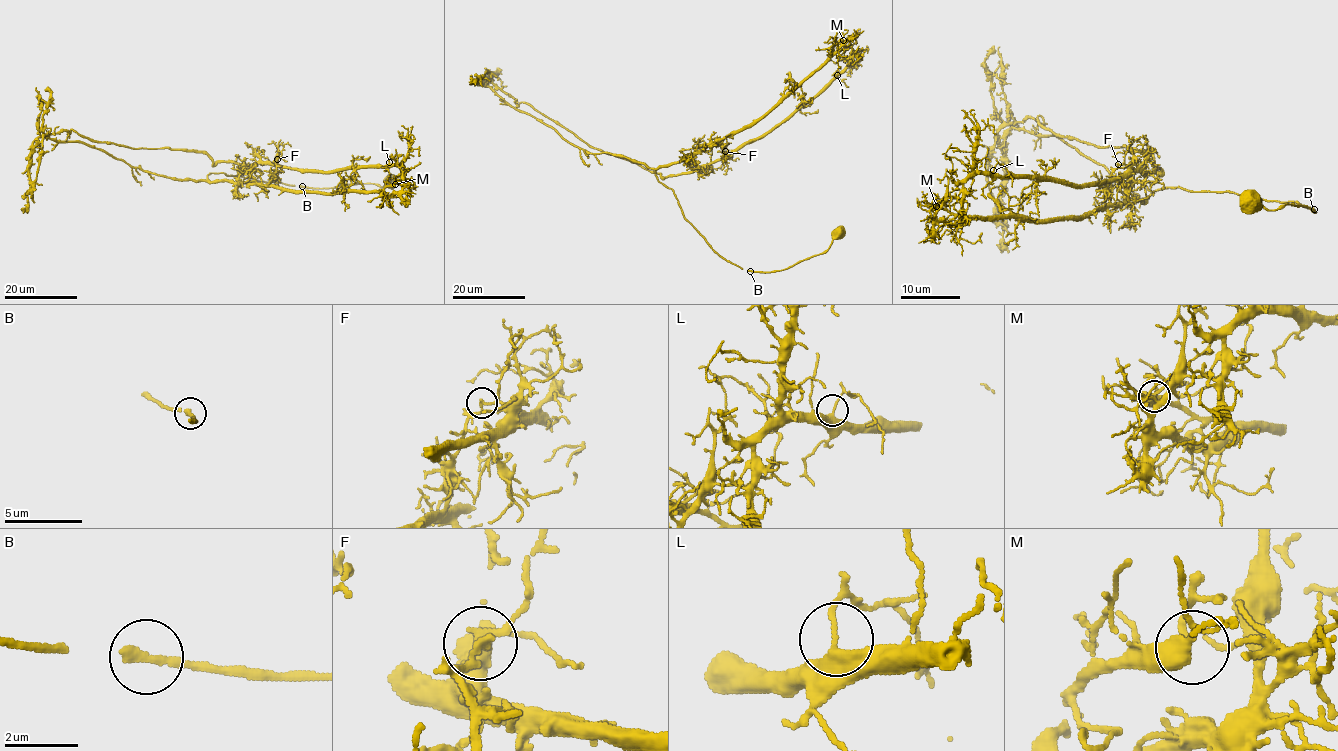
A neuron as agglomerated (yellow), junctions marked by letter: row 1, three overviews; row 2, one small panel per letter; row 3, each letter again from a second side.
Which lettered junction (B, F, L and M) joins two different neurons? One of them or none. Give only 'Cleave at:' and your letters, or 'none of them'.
Cleave at: F

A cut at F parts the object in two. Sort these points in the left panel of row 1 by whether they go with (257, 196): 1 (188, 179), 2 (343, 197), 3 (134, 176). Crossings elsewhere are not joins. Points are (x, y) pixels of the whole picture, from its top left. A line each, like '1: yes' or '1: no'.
1: yes
2: yes
3: yes

